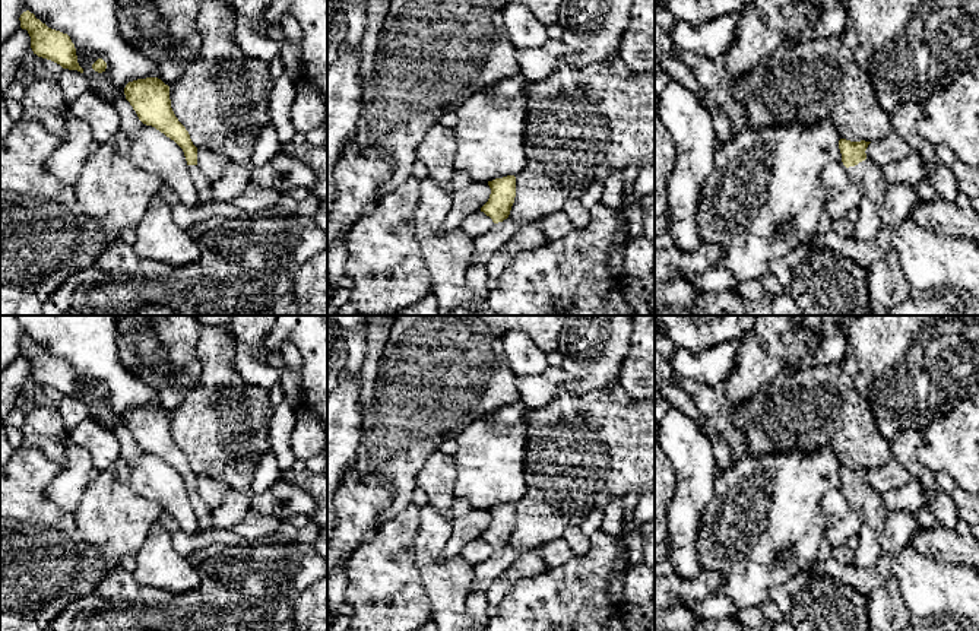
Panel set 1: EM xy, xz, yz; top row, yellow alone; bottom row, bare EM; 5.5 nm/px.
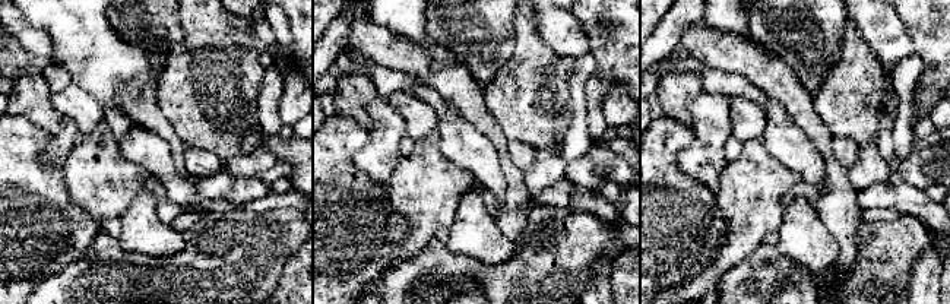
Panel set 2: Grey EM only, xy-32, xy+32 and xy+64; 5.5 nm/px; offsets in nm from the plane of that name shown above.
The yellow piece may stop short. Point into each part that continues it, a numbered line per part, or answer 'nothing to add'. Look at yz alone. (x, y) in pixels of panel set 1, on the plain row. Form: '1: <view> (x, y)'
nothing to add

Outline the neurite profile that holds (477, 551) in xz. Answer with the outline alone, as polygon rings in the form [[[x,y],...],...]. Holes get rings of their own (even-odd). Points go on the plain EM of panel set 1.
[[[478,538],[469,542],[462,551],[460,555],[472,565],[478,565],[487,561],[492,555],[494,549],[484,539]]]

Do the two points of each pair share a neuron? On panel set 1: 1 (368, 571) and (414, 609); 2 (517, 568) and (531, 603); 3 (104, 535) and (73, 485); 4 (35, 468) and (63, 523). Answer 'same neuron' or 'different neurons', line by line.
1: same neuron
2: different neurons
3: different neurons
4: same neuron

